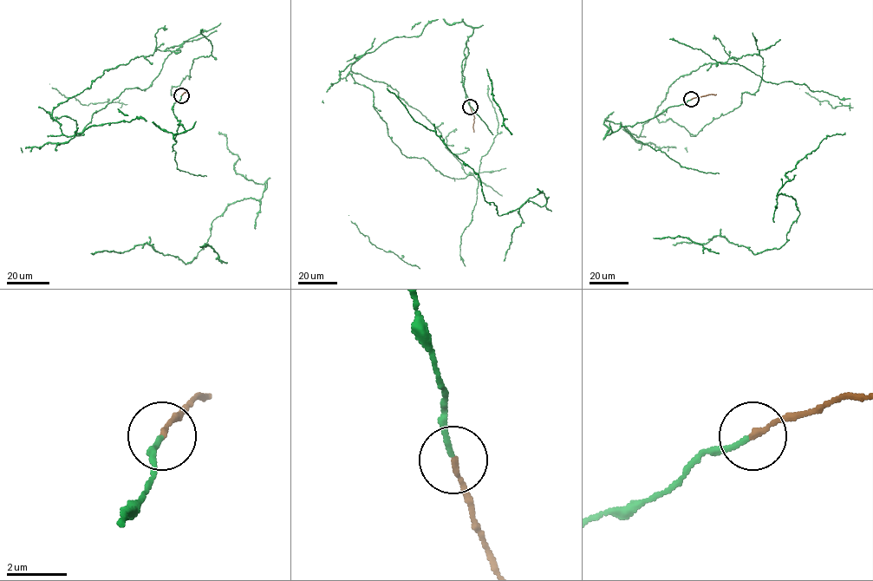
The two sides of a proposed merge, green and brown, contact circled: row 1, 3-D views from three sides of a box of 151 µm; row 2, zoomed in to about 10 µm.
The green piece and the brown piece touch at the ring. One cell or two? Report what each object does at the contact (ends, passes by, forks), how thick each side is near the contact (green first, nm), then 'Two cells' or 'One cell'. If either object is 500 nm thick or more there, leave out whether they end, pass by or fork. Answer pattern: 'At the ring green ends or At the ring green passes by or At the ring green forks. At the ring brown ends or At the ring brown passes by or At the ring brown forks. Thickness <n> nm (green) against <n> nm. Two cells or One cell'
At the ring green ends. At the ring brown ends. Thickness 160 nm (green) against 180 nm. One cell

